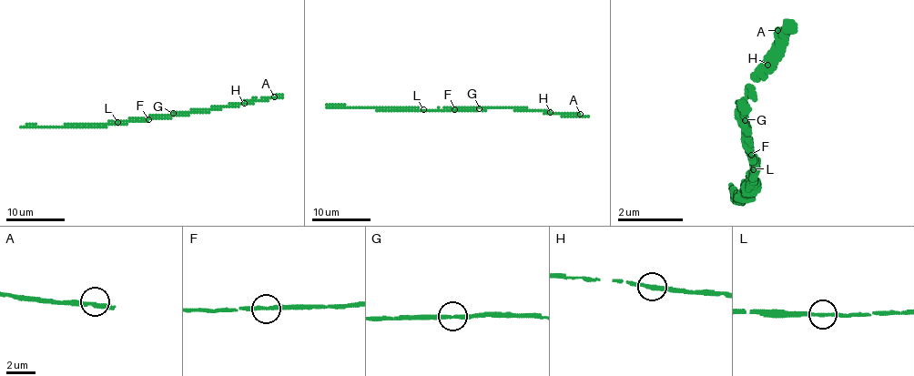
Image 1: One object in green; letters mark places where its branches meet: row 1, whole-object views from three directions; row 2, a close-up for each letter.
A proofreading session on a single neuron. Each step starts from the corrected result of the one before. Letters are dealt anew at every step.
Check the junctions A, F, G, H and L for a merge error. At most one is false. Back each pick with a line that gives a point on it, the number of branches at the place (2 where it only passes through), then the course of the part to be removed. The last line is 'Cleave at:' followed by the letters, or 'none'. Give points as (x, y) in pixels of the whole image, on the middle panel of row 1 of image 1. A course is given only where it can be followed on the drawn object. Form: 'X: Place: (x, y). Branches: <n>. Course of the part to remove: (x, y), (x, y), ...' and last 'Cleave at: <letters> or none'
Cleave at: none

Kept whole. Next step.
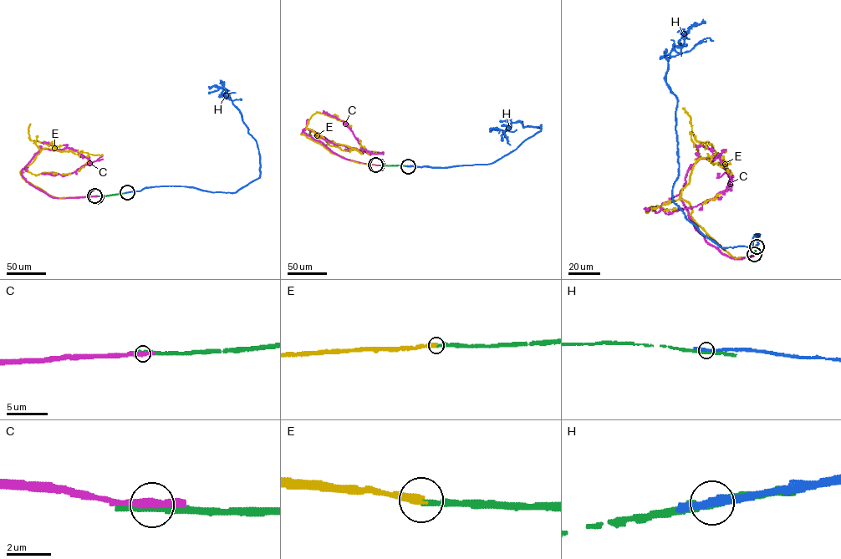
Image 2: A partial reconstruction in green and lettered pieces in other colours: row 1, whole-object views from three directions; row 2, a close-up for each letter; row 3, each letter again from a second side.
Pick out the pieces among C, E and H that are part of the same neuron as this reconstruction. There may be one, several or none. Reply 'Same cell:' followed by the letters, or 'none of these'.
Same cell: E

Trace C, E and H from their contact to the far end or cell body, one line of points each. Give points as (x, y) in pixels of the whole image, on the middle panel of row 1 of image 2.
C: (377, 165), (345, 159), (303, 133), (307, 129), (333, 144), (370, 152), (360, 145), (344, 122), (323, 113)
E: (375, 165), (345, 159), (301, 134), (307, 129), (311, 129), (329, 142), (368, 150), (369, 154), (359, 139)
H: (408, 166), (492, 163), (540, 131), (541, 124), (523, 127), (517, 121), (507, 130), (489, 131)

